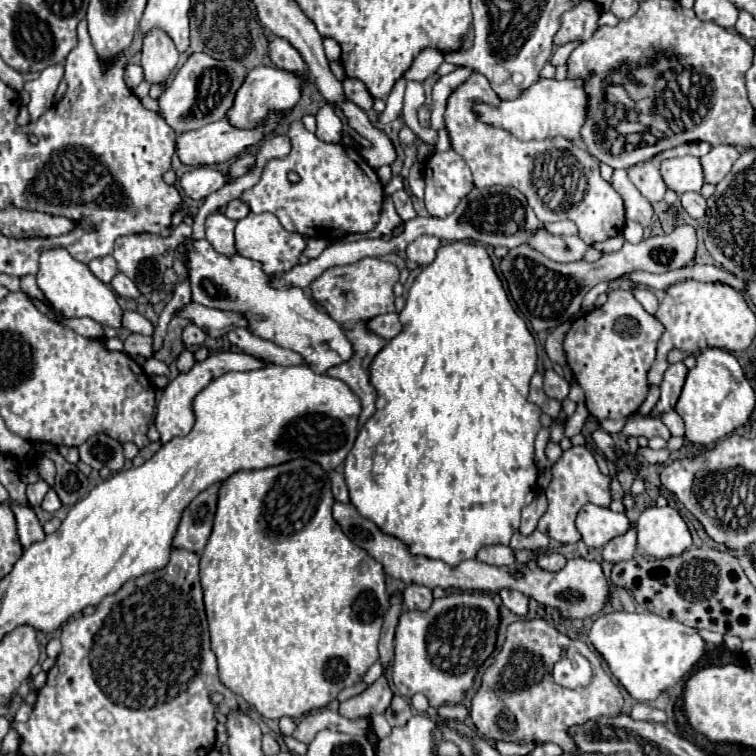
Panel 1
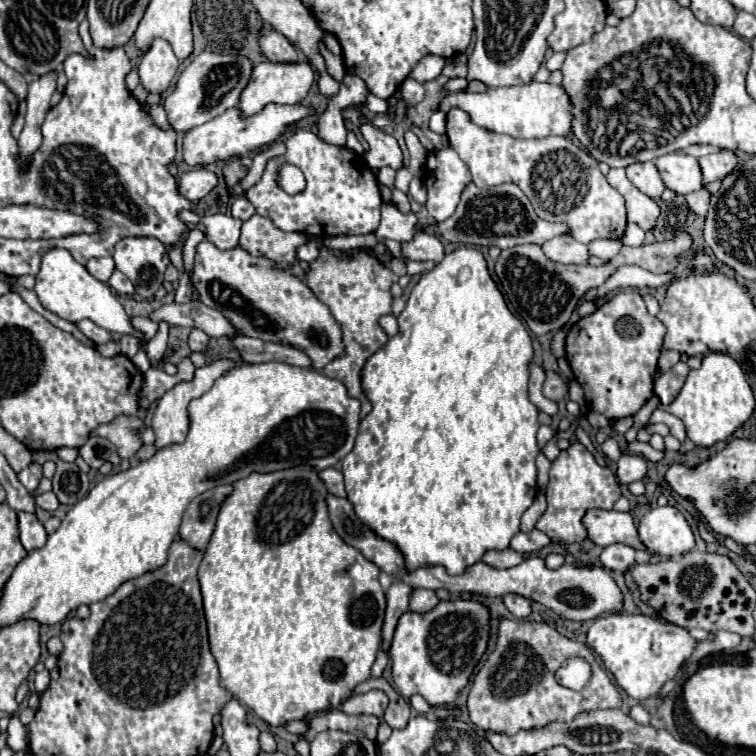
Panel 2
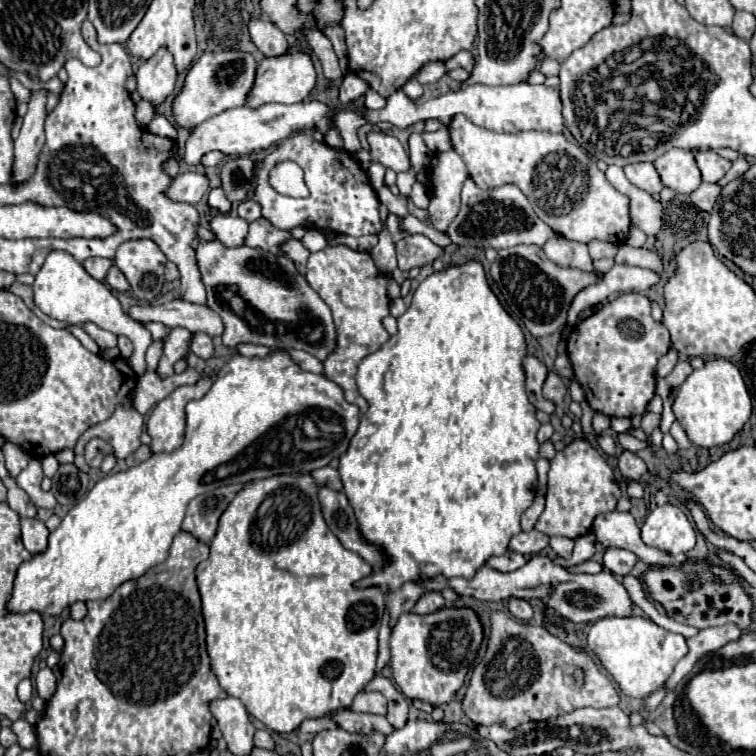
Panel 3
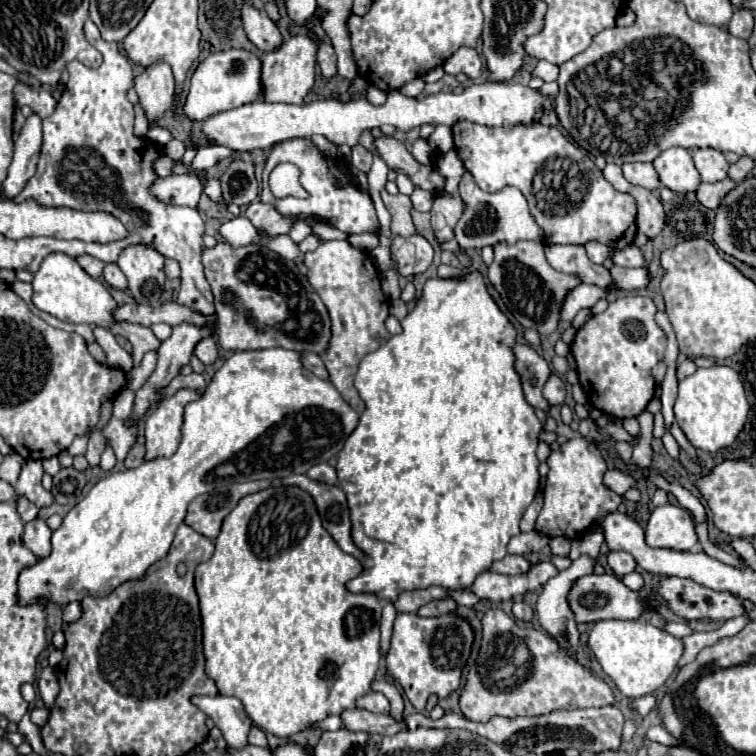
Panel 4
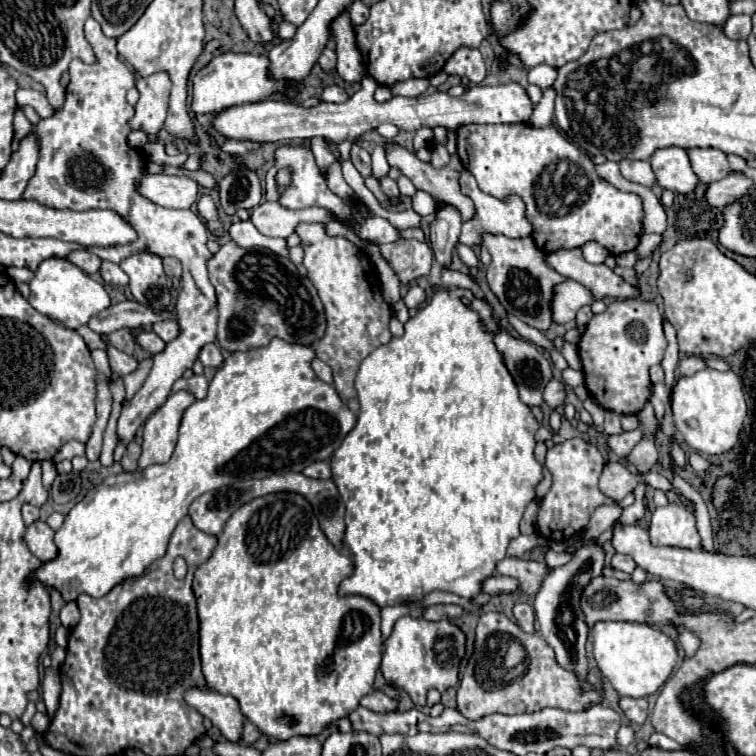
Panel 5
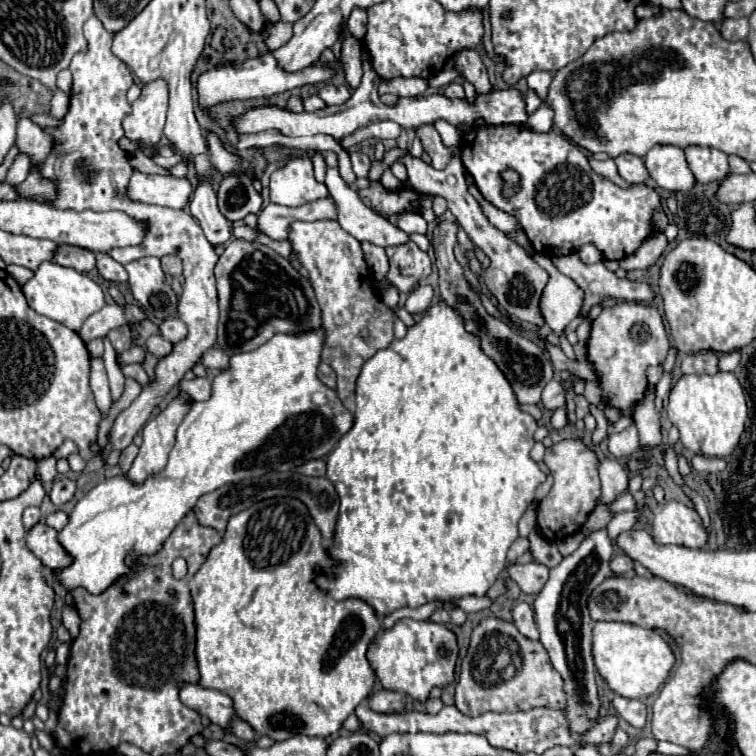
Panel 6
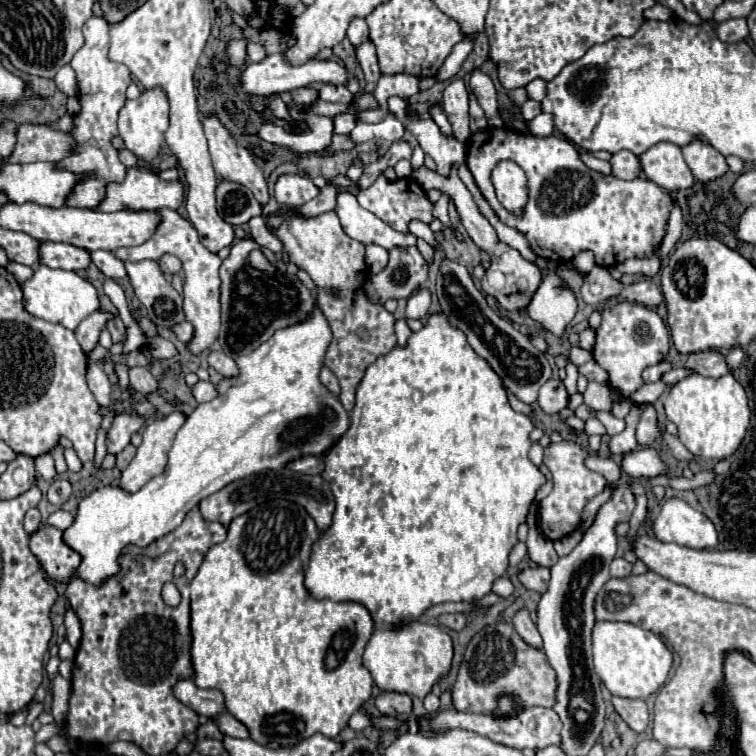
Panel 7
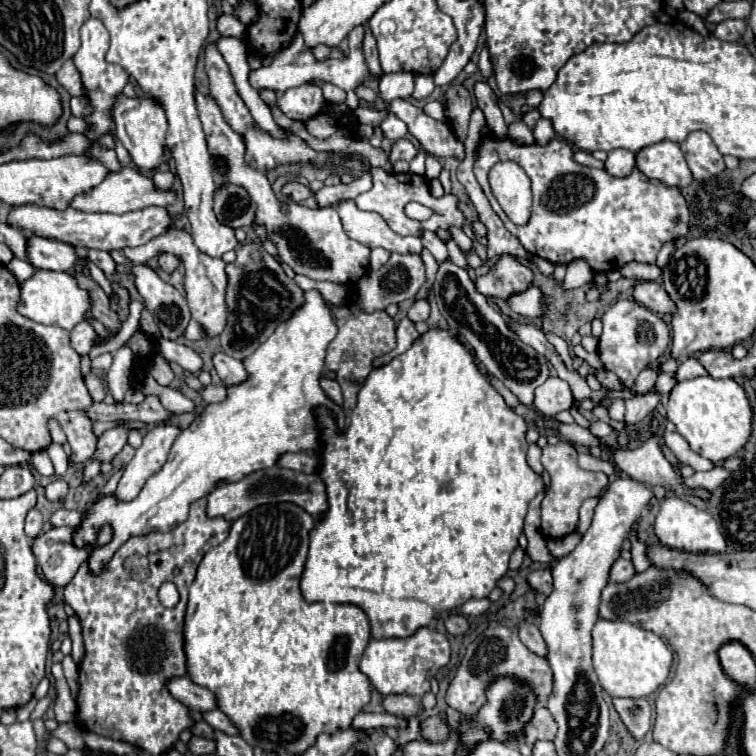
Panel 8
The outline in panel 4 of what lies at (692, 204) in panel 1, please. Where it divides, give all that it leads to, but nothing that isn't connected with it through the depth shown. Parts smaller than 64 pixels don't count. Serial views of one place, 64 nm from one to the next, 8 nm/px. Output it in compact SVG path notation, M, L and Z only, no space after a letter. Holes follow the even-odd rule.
M724 178L724 180L714 182L714 184L700 184L696 196L698 196L698 200L700 200L702 206L716 210L716 208L720 206L720 200L722 200L732 188L736 188L736 184L740 184L740 182L730 180L730 178Z

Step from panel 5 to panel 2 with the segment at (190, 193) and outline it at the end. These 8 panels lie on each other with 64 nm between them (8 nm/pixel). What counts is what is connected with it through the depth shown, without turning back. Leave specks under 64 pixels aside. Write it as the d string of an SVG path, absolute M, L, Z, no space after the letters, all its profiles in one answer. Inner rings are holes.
M204 168L190 170L178 178L178 192L190 202L198 202L216 186L216 182L218 178Z

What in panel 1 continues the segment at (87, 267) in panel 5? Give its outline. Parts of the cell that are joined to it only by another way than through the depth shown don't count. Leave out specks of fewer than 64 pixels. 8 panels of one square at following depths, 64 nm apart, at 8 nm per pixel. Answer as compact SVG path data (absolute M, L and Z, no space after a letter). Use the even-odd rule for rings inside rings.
M104 256L104 258L96 258L88 264L90 272L102 280L104 284L108 284L112 280L112 276L118 272L118 266L116 266L116 260L112 256Z

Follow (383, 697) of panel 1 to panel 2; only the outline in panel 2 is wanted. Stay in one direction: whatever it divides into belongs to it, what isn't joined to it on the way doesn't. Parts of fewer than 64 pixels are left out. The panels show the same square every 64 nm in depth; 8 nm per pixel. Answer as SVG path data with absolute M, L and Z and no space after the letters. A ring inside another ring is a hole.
M372 690L366 694L356 694L342 704L346 714L374 714L382 718L388 704L388 696L382 690Z

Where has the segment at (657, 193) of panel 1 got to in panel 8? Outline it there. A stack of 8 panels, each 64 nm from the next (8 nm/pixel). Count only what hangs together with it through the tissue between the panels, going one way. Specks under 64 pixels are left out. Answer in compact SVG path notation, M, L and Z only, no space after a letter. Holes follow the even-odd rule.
M616 148L616 150L608 152L608 158L604 160L604 170L612 176L618 176L618 178L628 176L634 166L636 166L634 154L624 148Z

